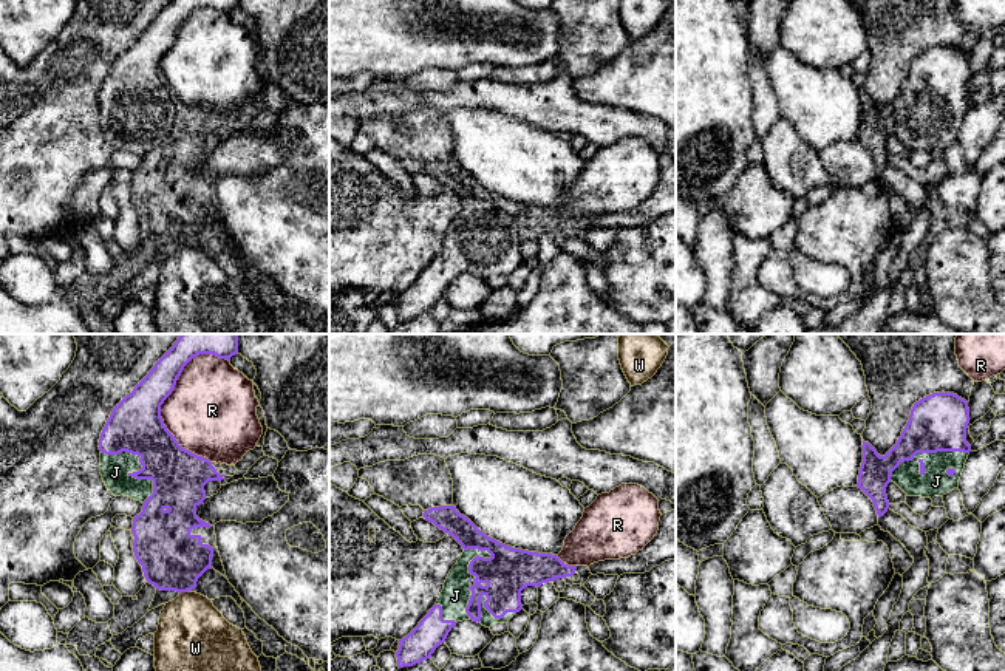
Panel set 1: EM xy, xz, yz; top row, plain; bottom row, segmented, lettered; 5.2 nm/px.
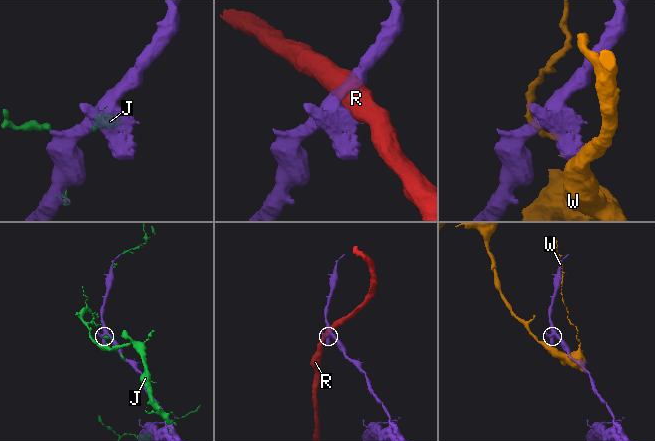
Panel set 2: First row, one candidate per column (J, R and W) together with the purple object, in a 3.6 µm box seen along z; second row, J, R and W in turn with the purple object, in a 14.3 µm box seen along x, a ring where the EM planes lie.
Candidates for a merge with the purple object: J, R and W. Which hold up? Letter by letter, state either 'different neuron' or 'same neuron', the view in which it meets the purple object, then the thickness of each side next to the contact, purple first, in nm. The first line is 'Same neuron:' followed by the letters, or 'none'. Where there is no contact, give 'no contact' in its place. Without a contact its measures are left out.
Same neuron: J
J: same neuron; meets purple in xz; 240 nm thick on the purple side, 150 nm on the other
R: different neuron; meets purple in xy; 280 nm thick on the purple side, 420 nm on the other
W: different neuron; meets purple in xy; 320 nm thick on the purple side, 360 nm on the other

